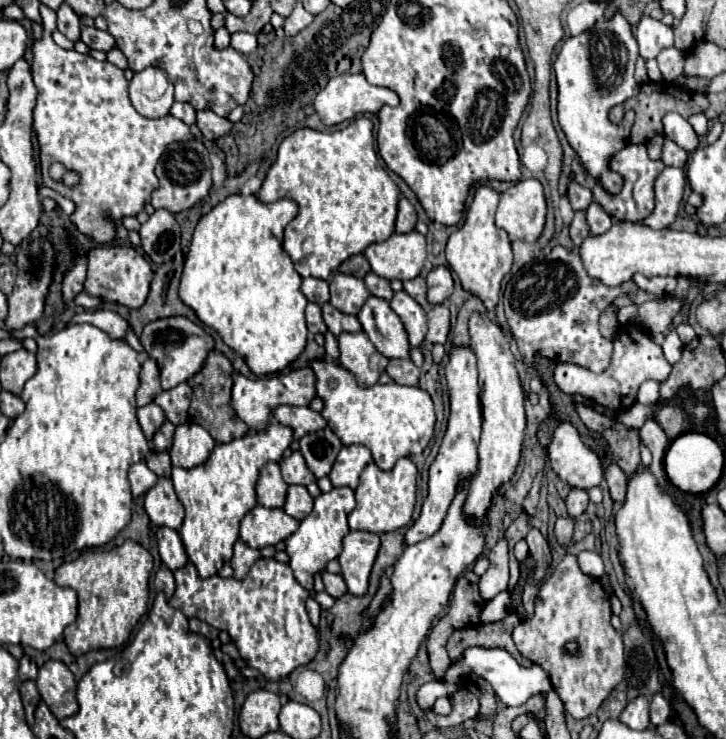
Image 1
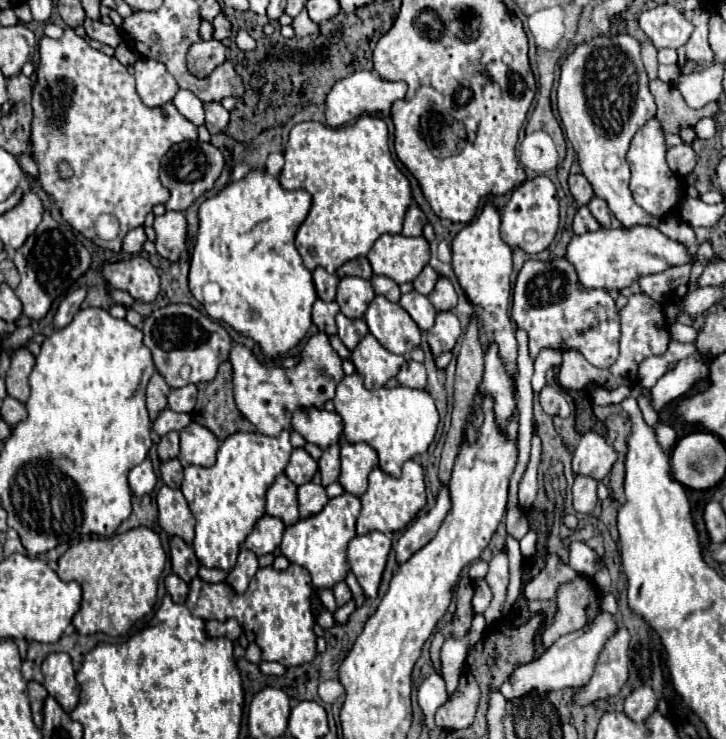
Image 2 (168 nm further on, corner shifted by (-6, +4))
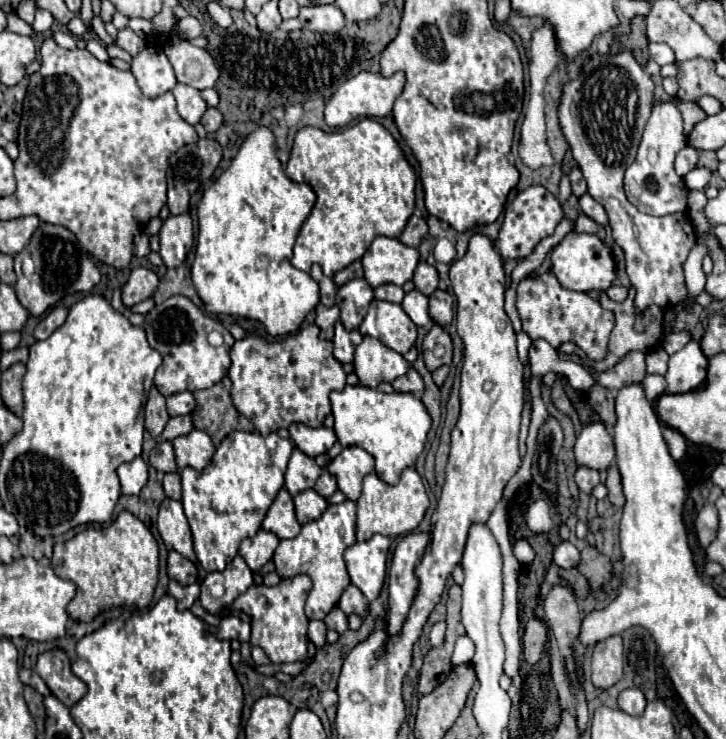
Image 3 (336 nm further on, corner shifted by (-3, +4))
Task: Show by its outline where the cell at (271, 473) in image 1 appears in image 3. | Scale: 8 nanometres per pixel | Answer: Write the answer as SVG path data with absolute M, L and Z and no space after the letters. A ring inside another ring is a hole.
M281 488L275 502L267 510L267 516L263 520L263 528L275 532L281 540L283 538L295 538L301 530L301 524L295 518L295 506L291 494Z

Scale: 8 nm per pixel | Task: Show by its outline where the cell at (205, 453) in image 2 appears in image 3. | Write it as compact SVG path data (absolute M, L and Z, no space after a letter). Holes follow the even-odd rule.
M193 428L187 436L177 436L173 440L173 448L175 448L175 460L179 470L187 466L195 470L203 470L211 462L211 456L215 452L215 446L207 436L207 432L197 428Z

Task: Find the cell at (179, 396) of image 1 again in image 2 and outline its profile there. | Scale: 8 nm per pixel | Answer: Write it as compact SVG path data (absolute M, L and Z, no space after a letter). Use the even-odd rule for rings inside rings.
M194 384L176 388L168 396L168 408L174 412L192 412L194 404L196 404L196 386Z

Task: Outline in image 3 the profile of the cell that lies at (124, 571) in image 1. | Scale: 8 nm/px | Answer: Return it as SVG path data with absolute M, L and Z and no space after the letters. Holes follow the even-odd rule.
M121 512L109 526L89 526L71 540L55 544L51 566L59 578L71 580L77 584L77 594L67 606L67 614L77 622L91 622L99 612L117 608L117 606L135 606L147 608L153 600L153 590L157 586L159 574L159 544L153 538L151 530L133 514Z

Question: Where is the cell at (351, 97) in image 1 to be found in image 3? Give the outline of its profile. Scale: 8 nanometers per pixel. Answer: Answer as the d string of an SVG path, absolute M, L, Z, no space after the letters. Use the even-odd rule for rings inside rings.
M359 72L351 80L343 82L335 90L335 94L329 98L329 102L325 106L327 126L341 128L357 118L365 118L365 116L367 118L383 118L383 116L387 116L393 108L393 102L397 100L397 96L403 92L403 84L405 84L403 72L397 72L391 78L385 78L381 74L371 74L371 72Z

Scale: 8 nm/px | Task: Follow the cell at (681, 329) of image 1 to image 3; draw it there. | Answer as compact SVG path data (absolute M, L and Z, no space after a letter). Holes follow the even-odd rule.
M681 330L681 332L669 332L663 338L663 348L667 354L675 354L677 350L681 350L685 344L691 342L691 332L689 330Z

